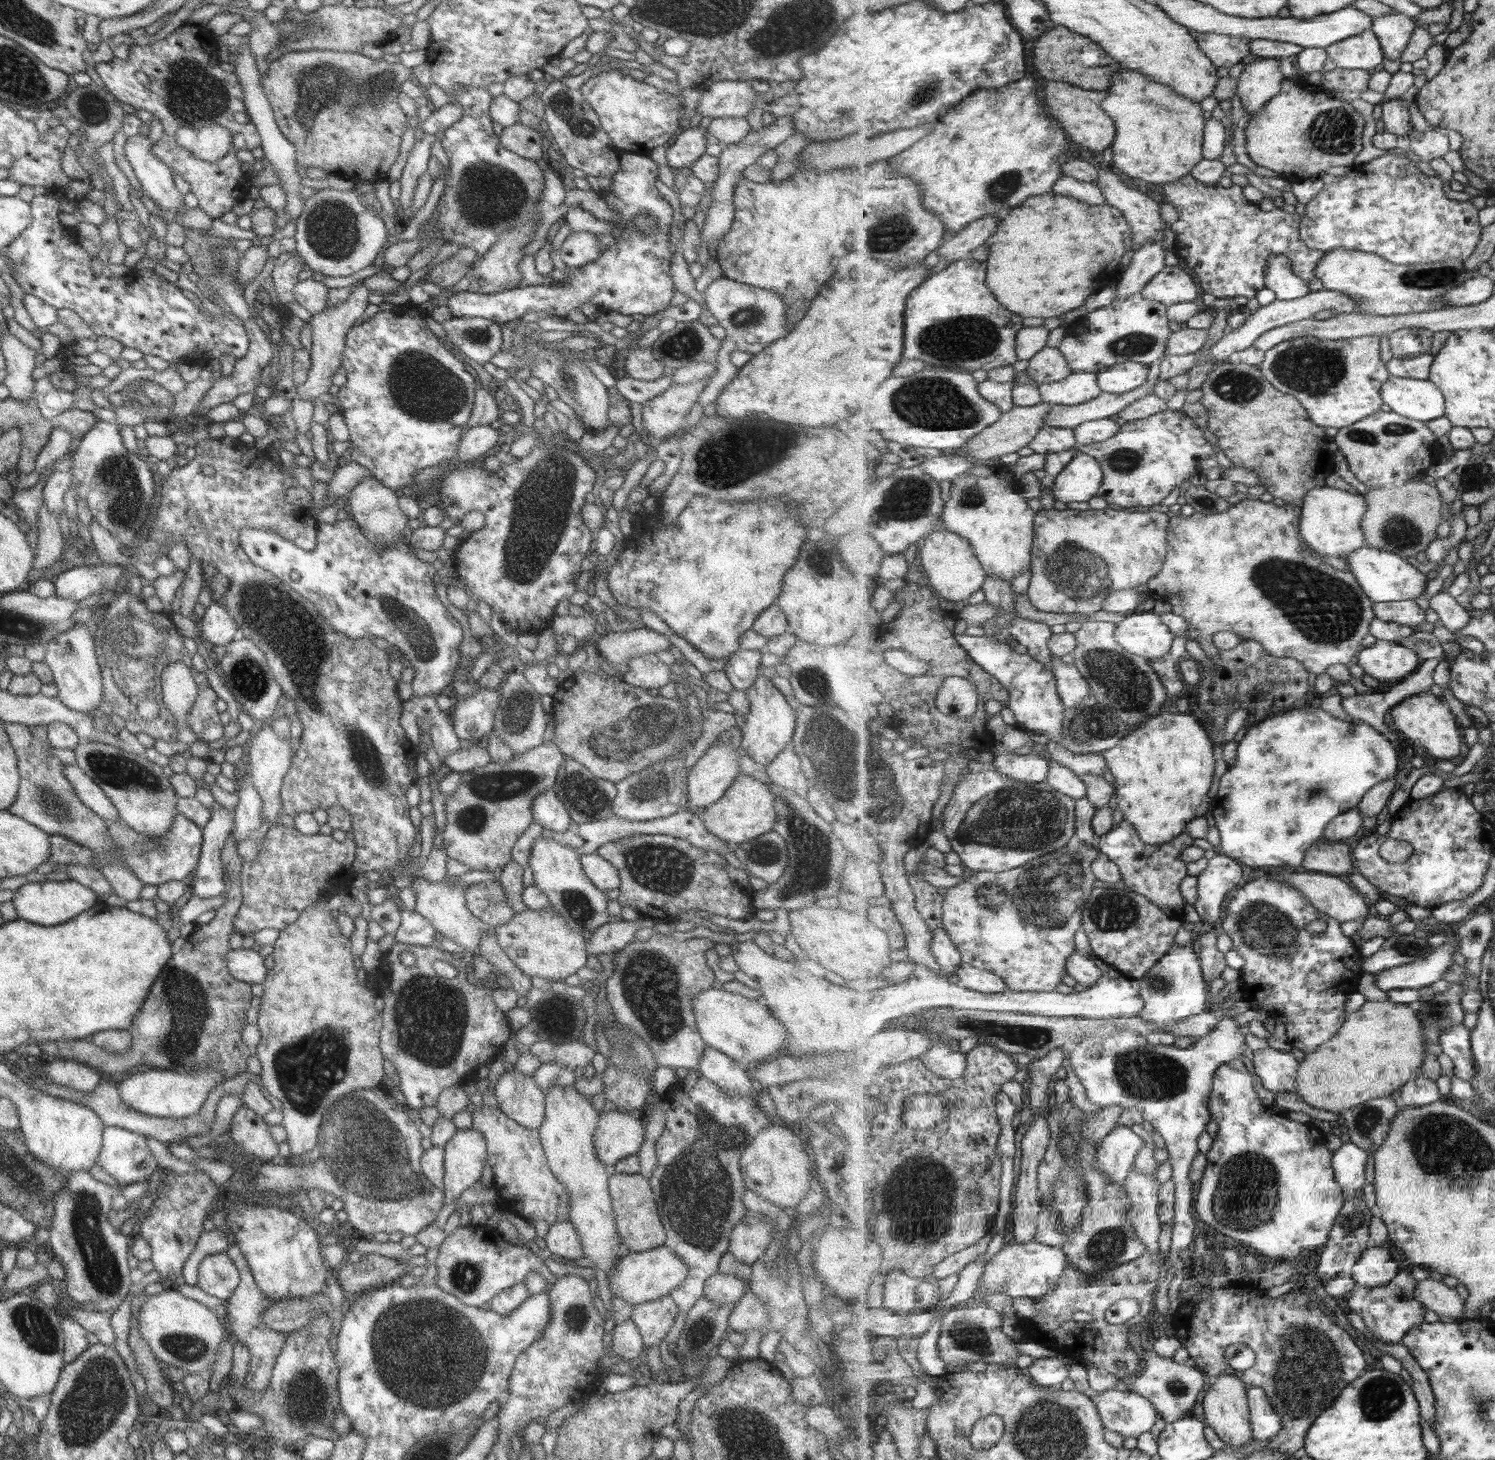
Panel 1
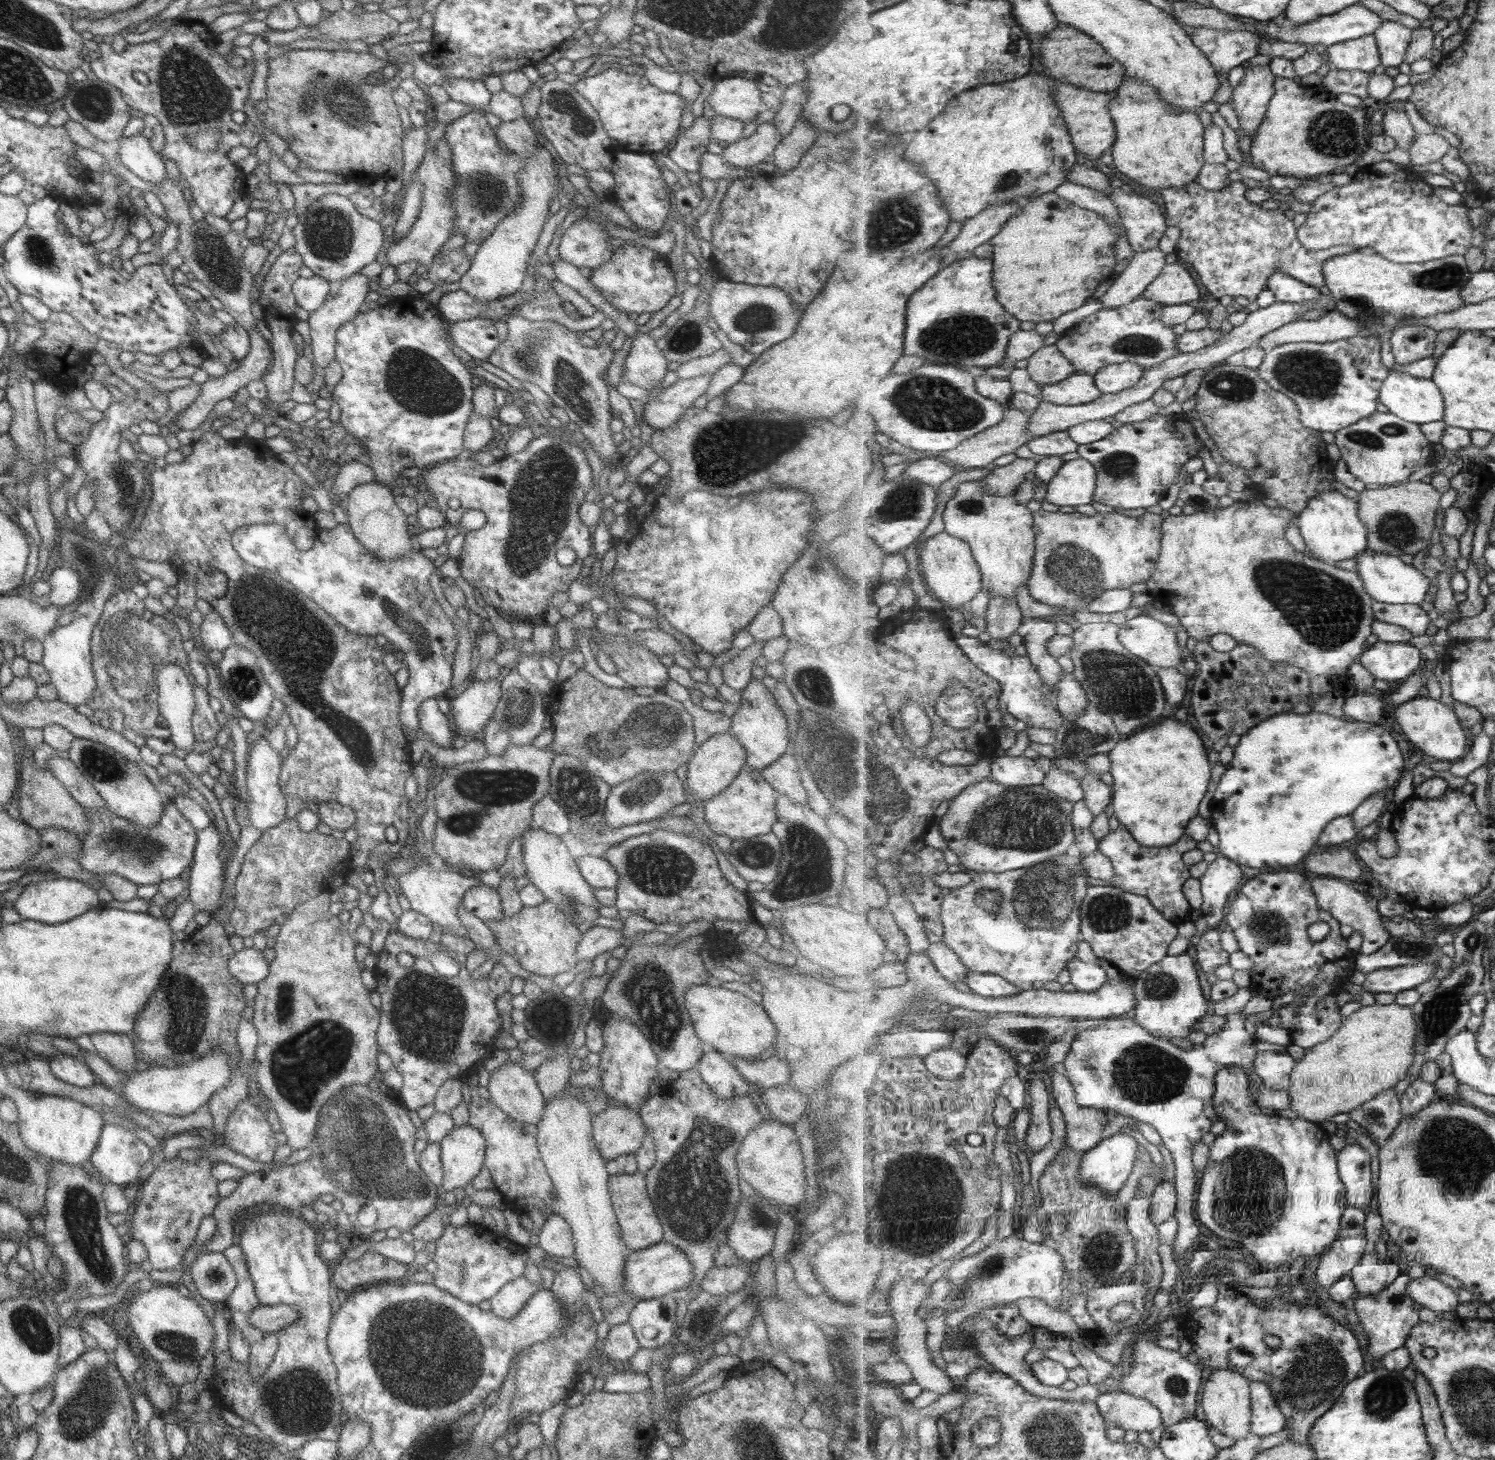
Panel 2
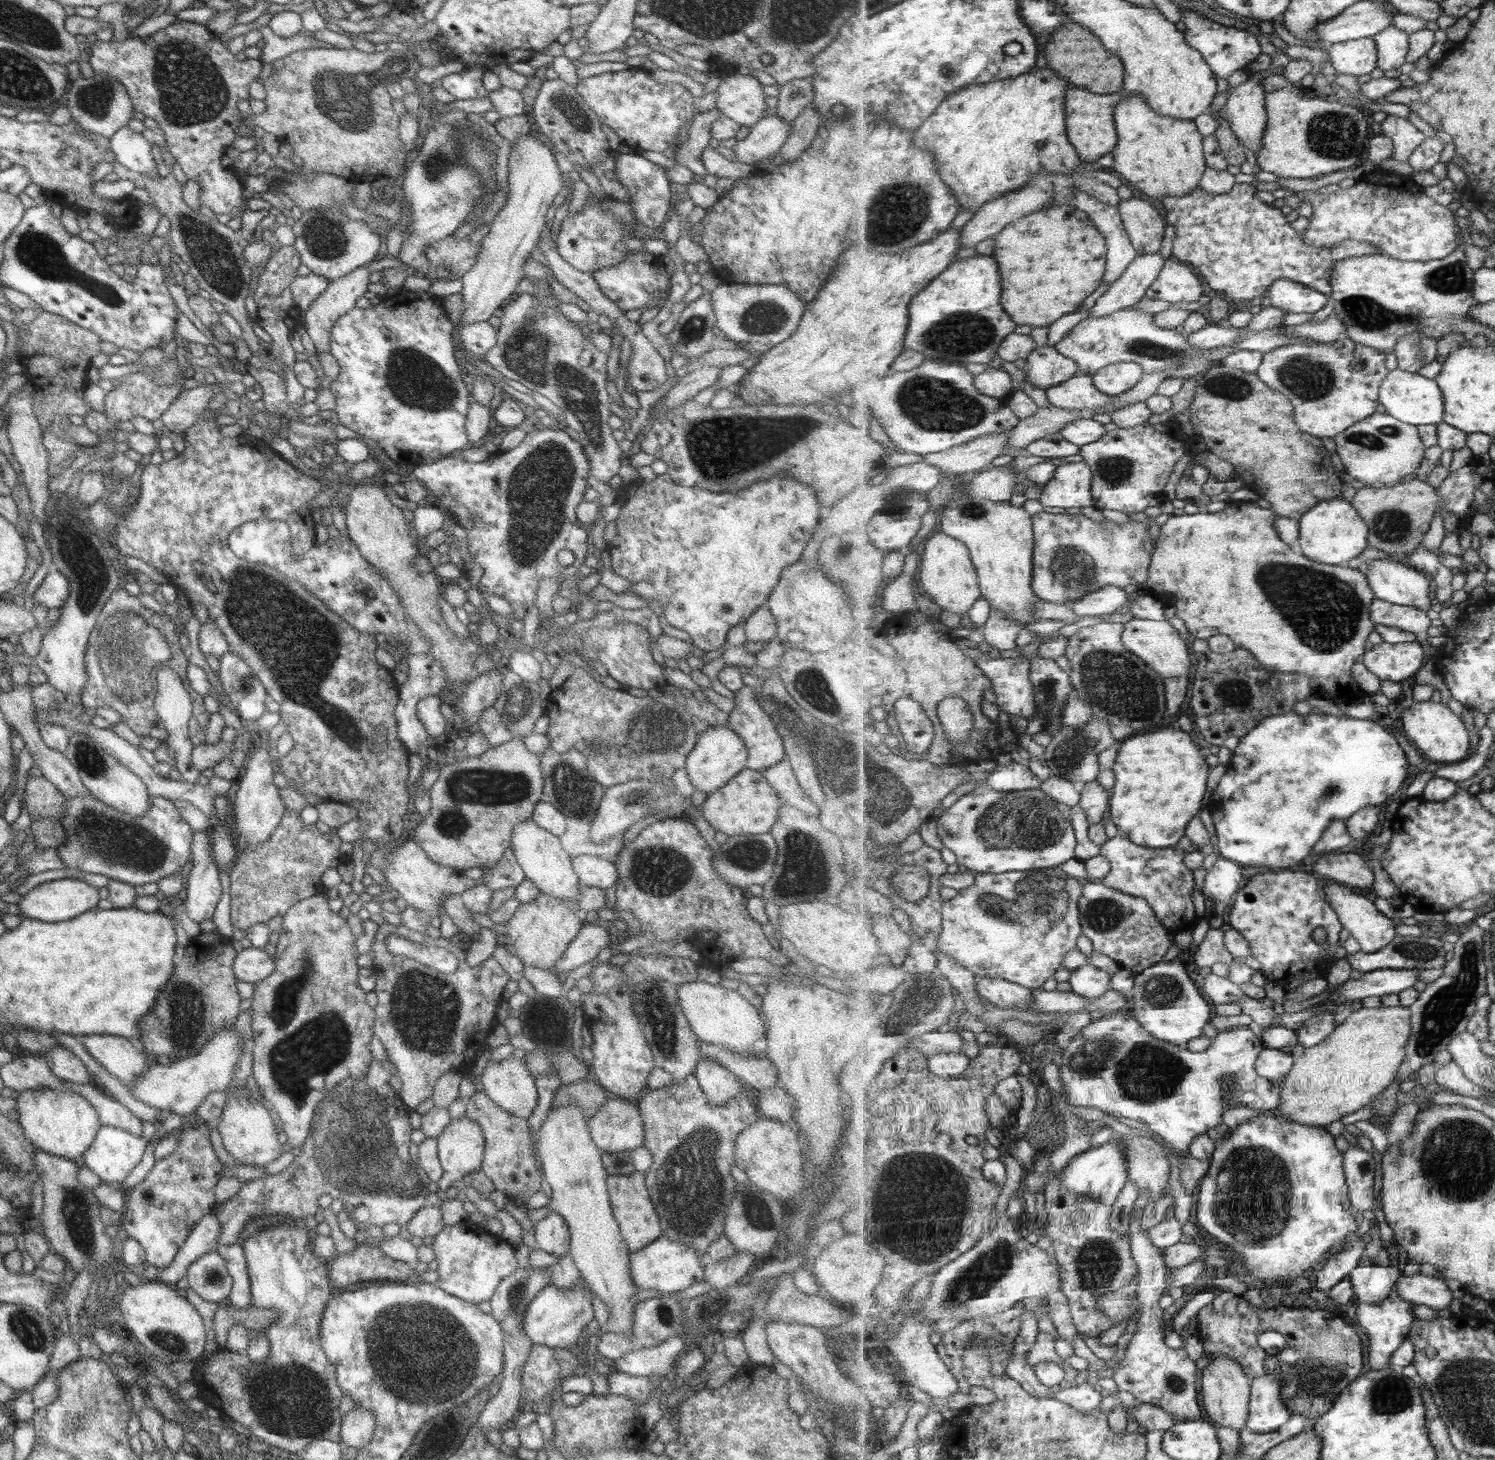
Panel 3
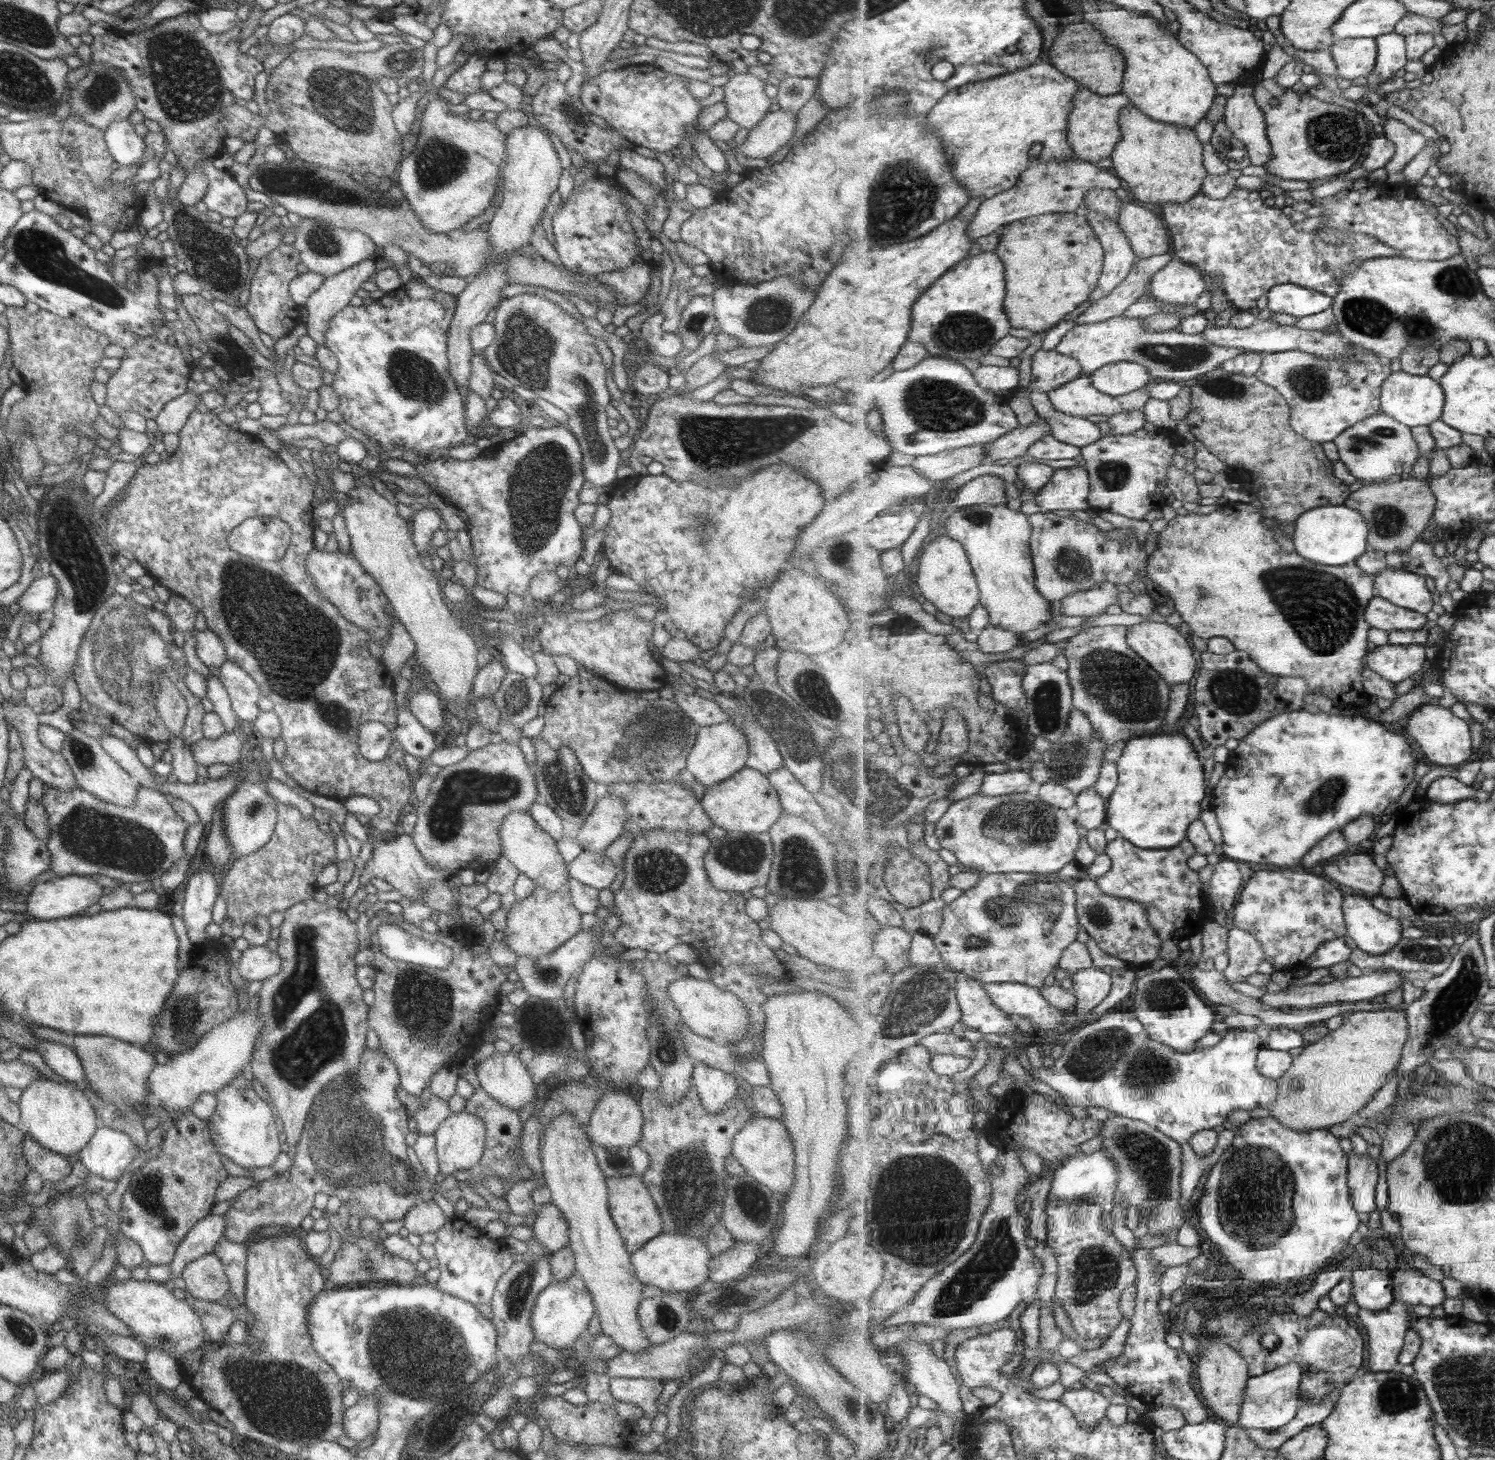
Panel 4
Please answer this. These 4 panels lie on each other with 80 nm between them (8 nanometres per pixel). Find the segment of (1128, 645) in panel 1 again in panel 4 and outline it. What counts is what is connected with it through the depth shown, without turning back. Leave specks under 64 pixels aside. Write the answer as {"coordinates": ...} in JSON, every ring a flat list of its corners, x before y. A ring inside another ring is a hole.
{"coordinates":[[1141,622,1129,627,1127,643,1139,657,1149,663,1157,673,1166,680,1170,686,1175,684,1188,684,1195,676,1195,670,1199,668,1199,662,1195,658,1195,650,1191,648,1189,640,1177,630,1175,626,1166,622]]}

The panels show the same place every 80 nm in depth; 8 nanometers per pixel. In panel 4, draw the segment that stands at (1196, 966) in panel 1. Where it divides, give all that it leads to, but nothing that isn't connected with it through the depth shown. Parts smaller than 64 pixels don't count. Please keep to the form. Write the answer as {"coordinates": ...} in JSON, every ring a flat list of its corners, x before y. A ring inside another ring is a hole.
{"coordinates":[[1174,966,1164,967,1142,976,1136,980,1134,1005,1132,1008,1138,1014,1149,1031,1150,1037,1167,1044,1179,1052,1191,1052,1197,1048,1197,1042,1211,1032,1211,1026,1220,1017,1214,1006,1201,1000,1201,996,1191,988,1191,984,1181,976]]}

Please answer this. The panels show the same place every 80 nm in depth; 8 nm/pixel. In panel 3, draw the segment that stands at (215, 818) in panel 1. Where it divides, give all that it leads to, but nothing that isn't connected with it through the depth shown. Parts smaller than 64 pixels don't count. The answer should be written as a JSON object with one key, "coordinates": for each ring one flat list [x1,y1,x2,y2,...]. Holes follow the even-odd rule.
{"coordinates":[[207,832,193,833,190,846,189,873,185,884,183,905,185,914,193,922,211,918,221,895,218,868,211,856,211,841]]}

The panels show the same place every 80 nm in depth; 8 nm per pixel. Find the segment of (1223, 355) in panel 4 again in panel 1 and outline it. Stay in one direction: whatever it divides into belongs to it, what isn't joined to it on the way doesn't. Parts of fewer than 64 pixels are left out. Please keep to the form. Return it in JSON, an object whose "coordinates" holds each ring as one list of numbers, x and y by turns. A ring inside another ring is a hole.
{"coordinates":[[1142,292,1090,312,1079,330,1064,337,1058,349,1066,356,1070,367,1077,372,1099,374,1124,362,1140,362,1152,365,1166,354,1171,336,1168,306,1148,299]]}

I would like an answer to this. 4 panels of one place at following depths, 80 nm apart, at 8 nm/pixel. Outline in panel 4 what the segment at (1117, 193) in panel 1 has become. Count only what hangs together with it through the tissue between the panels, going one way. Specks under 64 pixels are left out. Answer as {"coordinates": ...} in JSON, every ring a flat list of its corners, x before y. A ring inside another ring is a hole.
{"coordinates":[[1126,200,1118,224,1139,258,1151,258,1169,252,1172,237,1166,220,1161,220,1140,202]]}

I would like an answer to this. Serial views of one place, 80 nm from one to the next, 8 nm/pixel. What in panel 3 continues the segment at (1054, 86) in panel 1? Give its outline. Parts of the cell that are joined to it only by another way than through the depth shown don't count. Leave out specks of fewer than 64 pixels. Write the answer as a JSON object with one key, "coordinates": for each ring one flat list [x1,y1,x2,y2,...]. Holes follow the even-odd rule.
{"coordinates":[[1069,85,1065,97,1068,137,1085,164,1095,166,1095,162,1101,156,1112,154,1113,149,1118,146,1119,134,1114,121,1114,112,1117,103,1125,97,1125,92,1121,92,1121,94,1097,94,1083,87]]}

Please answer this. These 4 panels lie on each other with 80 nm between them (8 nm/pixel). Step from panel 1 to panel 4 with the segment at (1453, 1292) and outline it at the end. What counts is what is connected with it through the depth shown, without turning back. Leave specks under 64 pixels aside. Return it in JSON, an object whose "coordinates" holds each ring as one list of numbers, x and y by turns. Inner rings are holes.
{"coordinates":[[1405,1261,1394,1271,1393,1290,1397,1300,1406,1305,1441,1306,1447,1300,1439,1280,1425,1276,1417,1263]]}

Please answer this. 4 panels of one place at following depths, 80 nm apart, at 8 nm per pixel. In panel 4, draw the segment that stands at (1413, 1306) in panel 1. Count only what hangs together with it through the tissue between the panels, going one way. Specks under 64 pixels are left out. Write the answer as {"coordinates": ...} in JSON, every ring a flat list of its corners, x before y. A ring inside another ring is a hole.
{"coordinates":[[1395,1299,1385,1310,1360,1309,1357,1315,1368,1335,1369,1370,1399,1370,1399,1357,1412,1321,1408,1306]]}

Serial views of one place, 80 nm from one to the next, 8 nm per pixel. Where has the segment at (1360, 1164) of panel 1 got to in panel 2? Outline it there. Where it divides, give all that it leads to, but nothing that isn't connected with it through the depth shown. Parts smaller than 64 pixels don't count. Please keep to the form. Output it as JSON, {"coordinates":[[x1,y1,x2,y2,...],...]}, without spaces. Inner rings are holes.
{"coordinates":[[1349,1144,1339,1151,1339,1175,1346,1183,1346,1197,1351,1206,1363,1209,1373,1198,1376,1162,1359,1144]]}

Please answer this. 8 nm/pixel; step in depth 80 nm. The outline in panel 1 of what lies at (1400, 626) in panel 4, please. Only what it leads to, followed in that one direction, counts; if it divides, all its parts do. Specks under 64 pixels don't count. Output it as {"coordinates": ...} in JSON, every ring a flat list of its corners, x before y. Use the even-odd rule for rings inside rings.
{"coordinates":[[1413,600,1374,603,1376,618,1401,626,1416,627,1425,622,1425,610]]}

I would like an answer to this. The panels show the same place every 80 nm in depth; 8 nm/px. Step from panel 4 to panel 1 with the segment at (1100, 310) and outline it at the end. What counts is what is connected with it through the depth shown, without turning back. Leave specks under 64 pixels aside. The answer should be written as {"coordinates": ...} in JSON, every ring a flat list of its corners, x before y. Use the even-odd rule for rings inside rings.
{"coordinates":[[1148,240,1133,254,1129,268,1117,280,1116,300,1142,292,1167,267,1165,248,1161,241]]}

